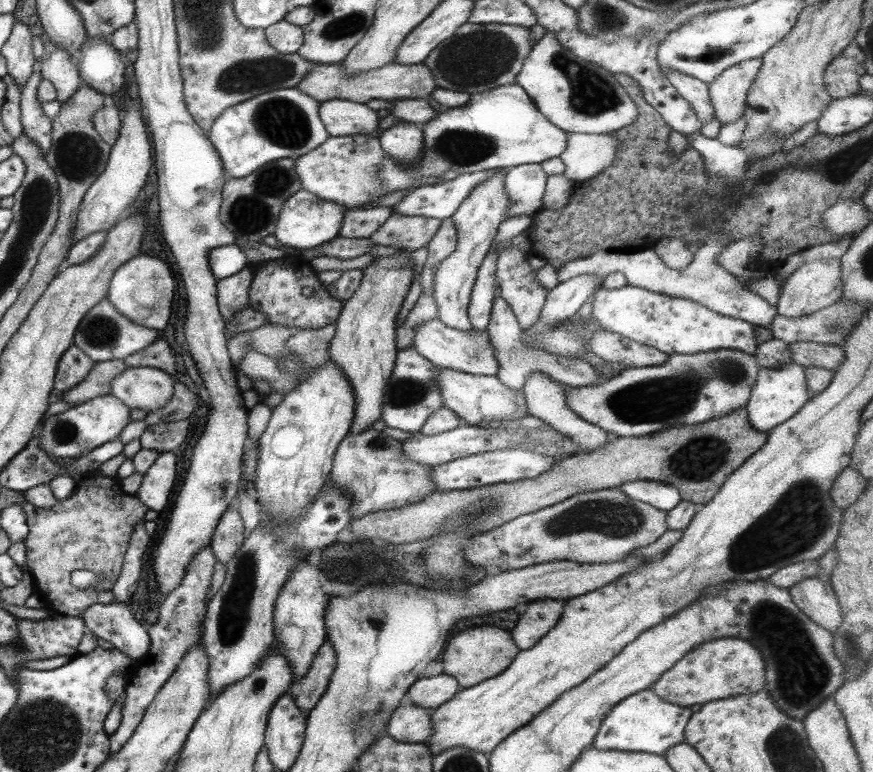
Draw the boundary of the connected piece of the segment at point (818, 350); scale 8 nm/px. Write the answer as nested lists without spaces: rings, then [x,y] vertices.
[[[792,342],[788,344],[790,360],[802,367],[814,366],[834,370],[844,361],[841,346],[815,342]]]

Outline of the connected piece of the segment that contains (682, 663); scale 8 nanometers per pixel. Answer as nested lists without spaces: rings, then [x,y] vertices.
[[[725,637],[707,640],[689,650],[662,672],[649,689],[668,703],[689,707],[728,696],[744,695],[766,688],[765,663],[760,652],[746,640]]]

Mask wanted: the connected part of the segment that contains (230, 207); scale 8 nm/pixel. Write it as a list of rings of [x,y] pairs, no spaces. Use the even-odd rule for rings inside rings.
[[[294,158],[270,160],[243,178],[226,179],[222,186],[219,220],[235,238],[261,243],[265,236],[275,232],[284,201],[301,189]]]

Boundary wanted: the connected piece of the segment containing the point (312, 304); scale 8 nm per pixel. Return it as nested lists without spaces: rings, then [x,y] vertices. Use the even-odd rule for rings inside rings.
[[[301,253],[262,262],[251,278],[247,306],[266,316],[265,325],[317,330],[333,324],[341,312],[342,302],[323,290],[316,274],[309,261],[302,259]],[[303,289],[313,291],[313,296],[304,296]]]

